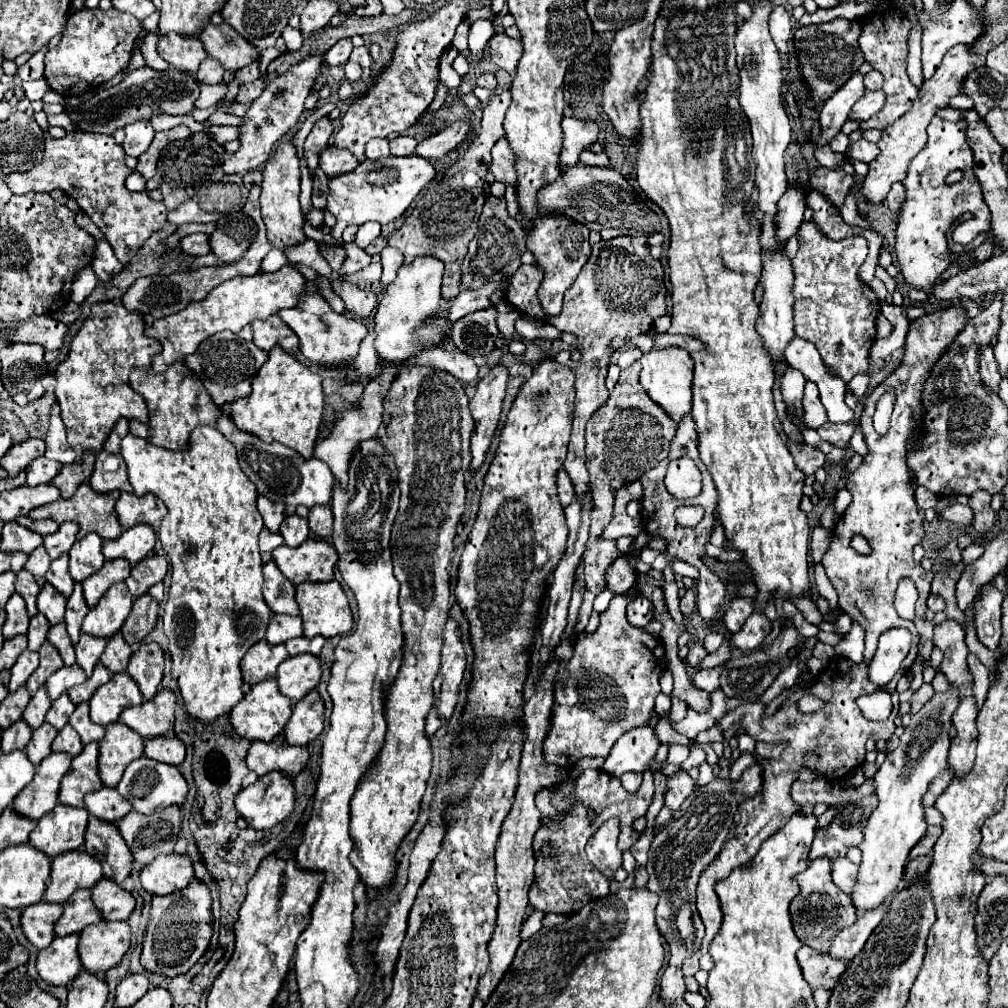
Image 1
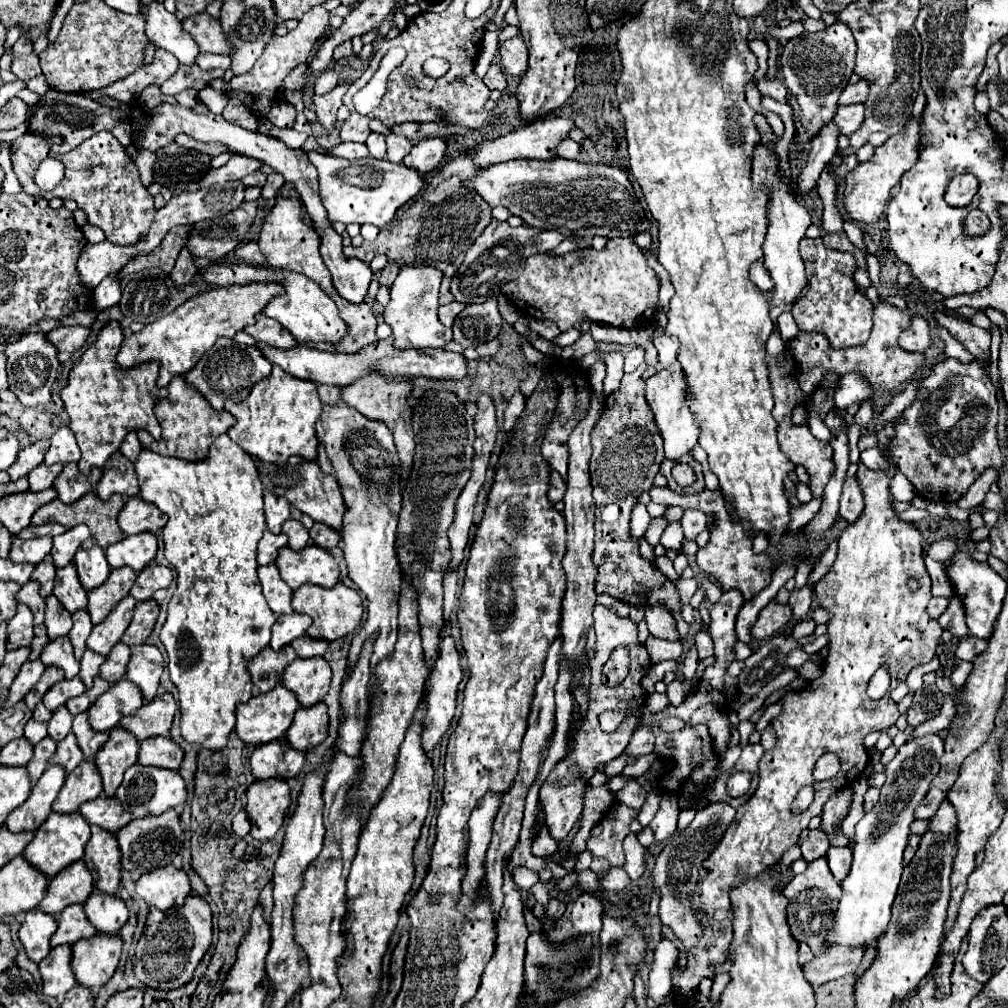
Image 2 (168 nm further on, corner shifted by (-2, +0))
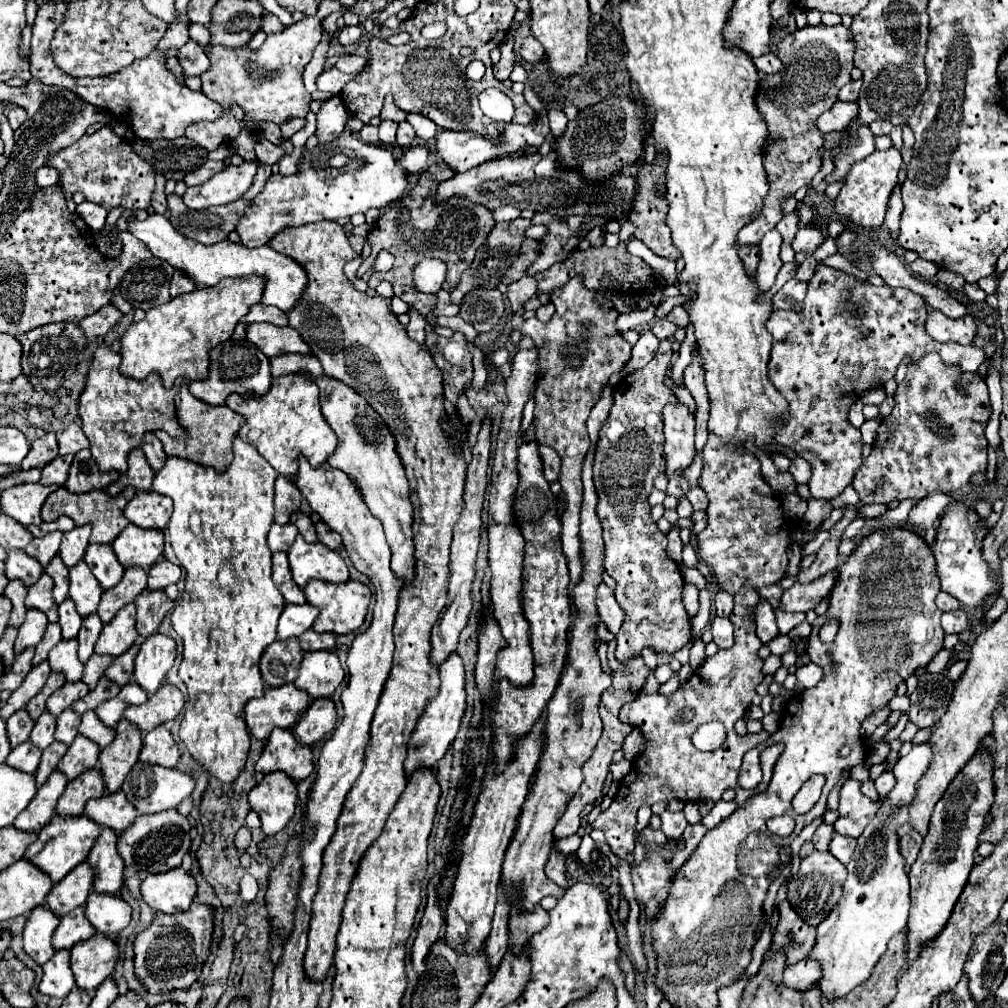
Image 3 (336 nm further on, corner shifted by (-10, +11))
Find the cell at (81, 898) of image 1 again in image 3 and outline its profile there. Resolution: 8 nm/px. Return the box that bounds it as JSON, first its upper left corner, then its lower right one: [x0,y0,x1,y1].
[52,906,96,950]

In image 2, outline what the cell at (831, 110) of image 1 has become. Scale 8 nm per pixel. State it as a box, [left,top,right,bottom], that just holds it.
[798,121,840,197]

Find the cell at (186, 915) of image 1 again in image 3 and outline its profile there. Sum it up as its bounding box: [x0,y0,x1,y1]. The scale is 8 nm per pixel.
[134,902,214,992]

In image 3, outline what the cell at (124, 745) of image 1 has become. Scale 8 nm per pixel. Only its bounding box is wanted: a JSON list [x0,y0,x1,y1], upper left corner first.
[98,718,142,792]

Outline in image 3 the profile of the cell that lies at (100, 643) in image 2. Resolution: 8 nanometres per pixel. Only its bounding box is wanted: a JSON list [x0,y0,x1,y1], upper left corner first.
[94,604,138,656]

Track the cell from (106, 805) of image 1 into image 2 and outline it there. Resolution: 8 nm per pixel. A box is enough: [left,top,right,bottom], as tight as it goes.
[80,797,132,833]

